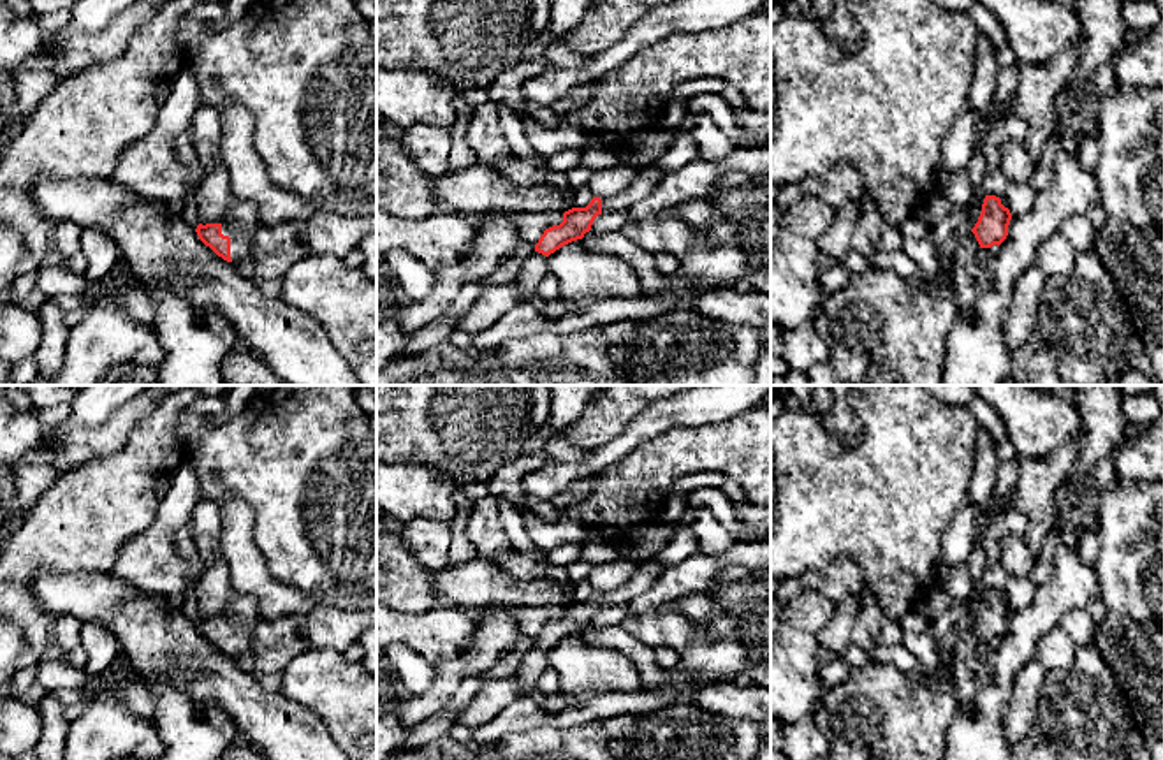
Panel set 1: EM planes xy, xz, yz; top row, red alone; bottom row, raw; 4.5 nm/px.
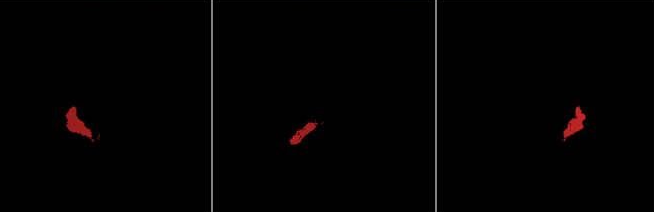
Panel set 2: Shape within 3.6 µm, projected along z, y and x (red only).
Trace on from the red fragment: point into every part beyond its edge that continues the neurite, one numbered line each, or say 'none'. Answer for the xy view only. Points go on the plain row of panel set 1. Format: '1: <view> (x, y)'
1: xy (241, 616)

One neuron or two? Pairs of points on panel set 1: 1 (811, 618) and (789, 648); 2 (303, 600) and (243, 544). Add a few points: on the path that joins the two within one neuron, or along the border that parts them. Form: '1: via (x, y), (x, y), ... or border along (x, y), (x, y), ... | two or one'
1: via (804, 625), (796, 634), (796, 641) | one
2: via (284, 600), (245, 563) | one

